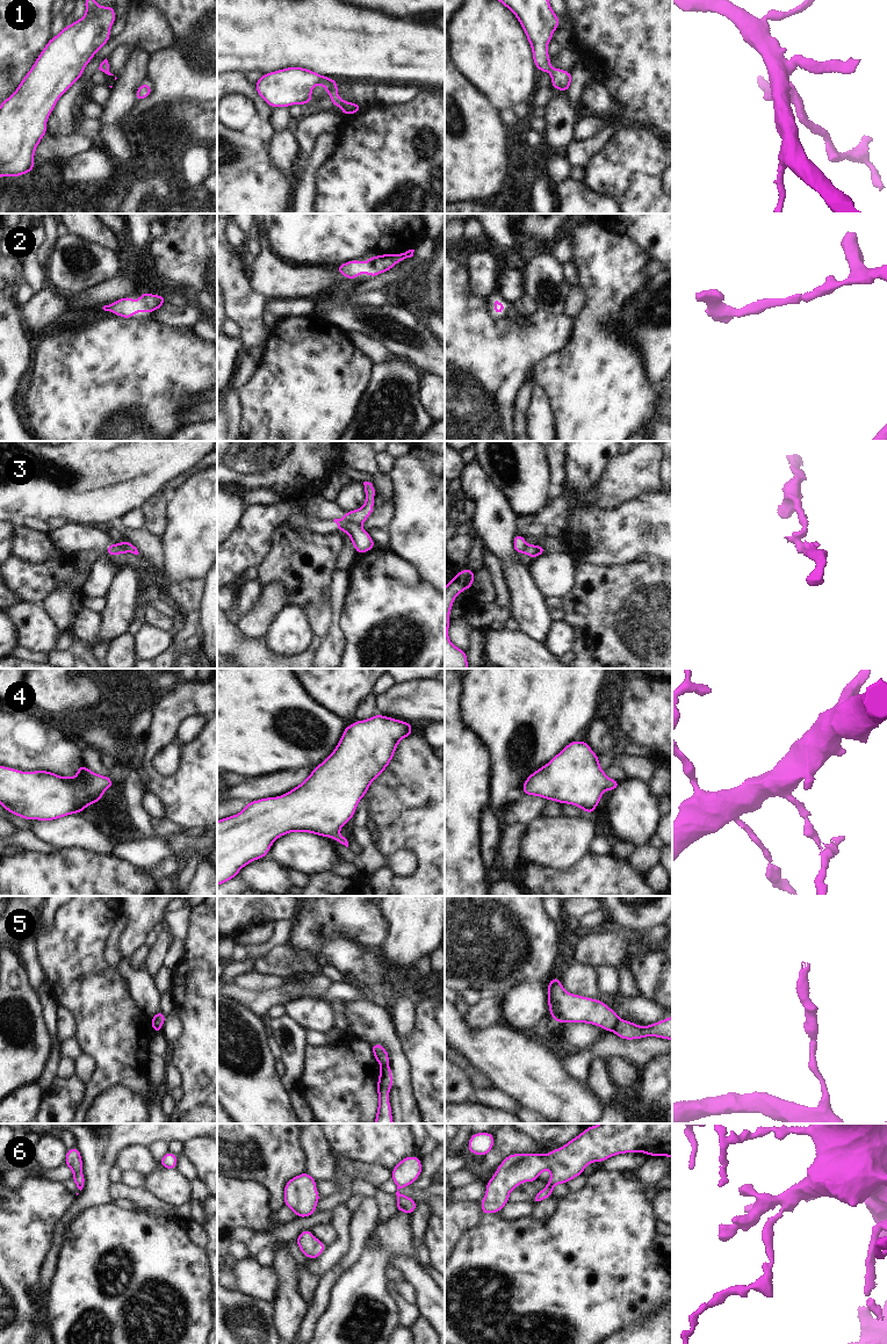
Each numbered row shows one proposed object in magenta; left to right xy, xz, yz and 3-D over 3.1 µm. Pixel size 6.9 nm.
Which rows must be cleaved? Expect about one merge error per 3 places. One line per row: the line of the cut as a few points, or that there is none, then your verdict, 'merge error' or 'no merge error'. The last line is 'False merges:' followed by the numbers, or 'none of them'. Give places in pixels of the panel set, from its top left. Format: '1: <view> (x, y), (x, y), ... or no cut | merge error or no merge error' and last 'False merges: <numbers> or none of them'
1: no cut | no merge error
2: no cut | no merge error
3: xz (344, 518), (359, 525) | merge error
4: no cut | no merge error
5: yz (619, 1019), (613, 1030) | merge error
6: no cut | no merge error
False merges: 3, 5

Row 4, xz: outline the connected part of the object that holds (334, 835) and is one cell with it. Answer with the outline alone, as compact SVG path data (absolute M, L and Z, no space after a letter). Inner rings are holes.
M380 714L355 721L345 728L334 751L301 785L281 796L248 802L239 814L217 821L217 886L237 876L250 862L265 858L272 844L289 832L330 837L348 847L338 831L354 817L359 801L387 768L398 743L411 735L410 722Z

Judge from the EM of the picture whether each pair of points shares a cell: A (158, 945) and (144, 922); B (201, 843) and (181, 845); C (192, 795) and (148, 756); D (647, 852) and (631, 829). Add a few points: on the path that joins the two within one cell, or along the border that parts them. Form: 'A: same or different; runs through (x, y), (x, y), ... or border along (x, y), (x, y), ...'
A: different; border along (161, 926), (156, 930)
B: same; runs through (196, 845), (186, 845)
C: same; runs through (177, 793), (165, 788), (148, 771)
D: different; border along (648, 843), (635, 848)

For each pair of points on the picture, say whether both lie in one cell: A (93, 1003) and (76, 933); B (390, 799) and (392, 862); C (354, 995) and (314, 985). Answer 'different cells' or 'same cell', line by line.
A: same cell
B: different cells
C: different cells

